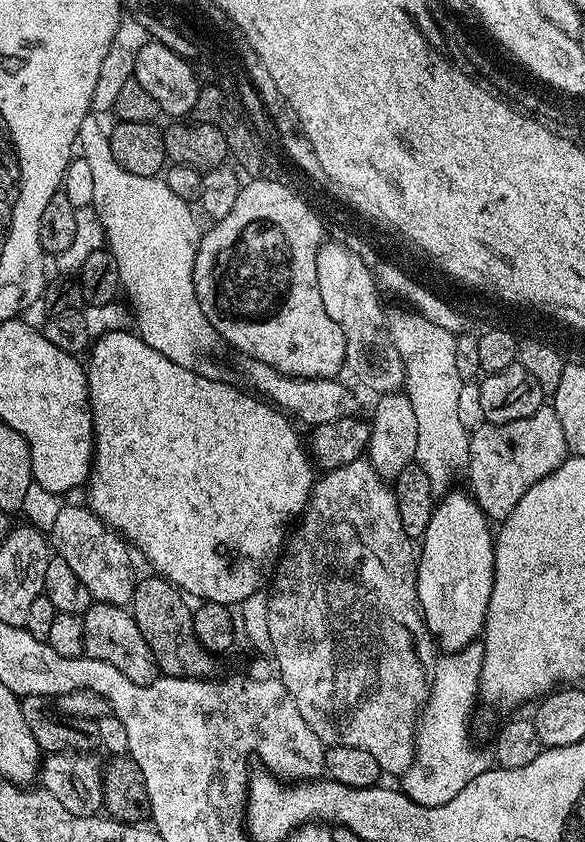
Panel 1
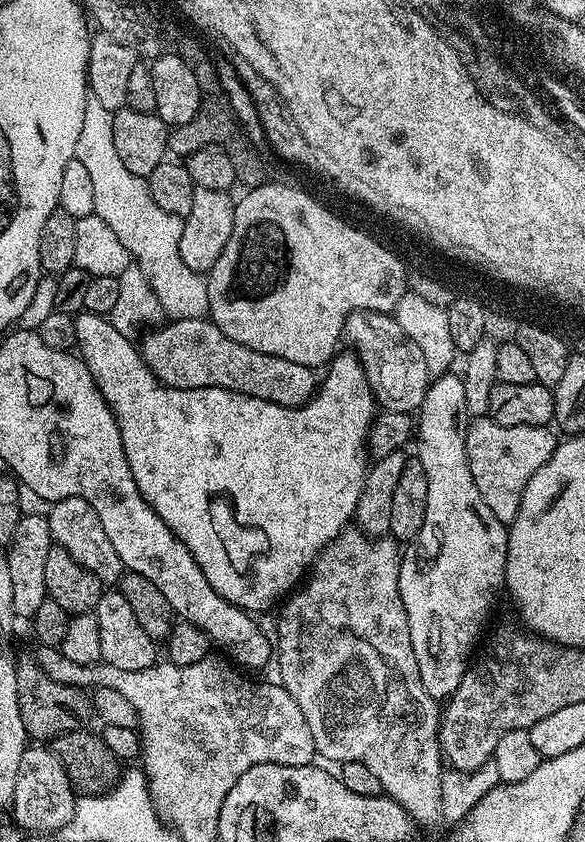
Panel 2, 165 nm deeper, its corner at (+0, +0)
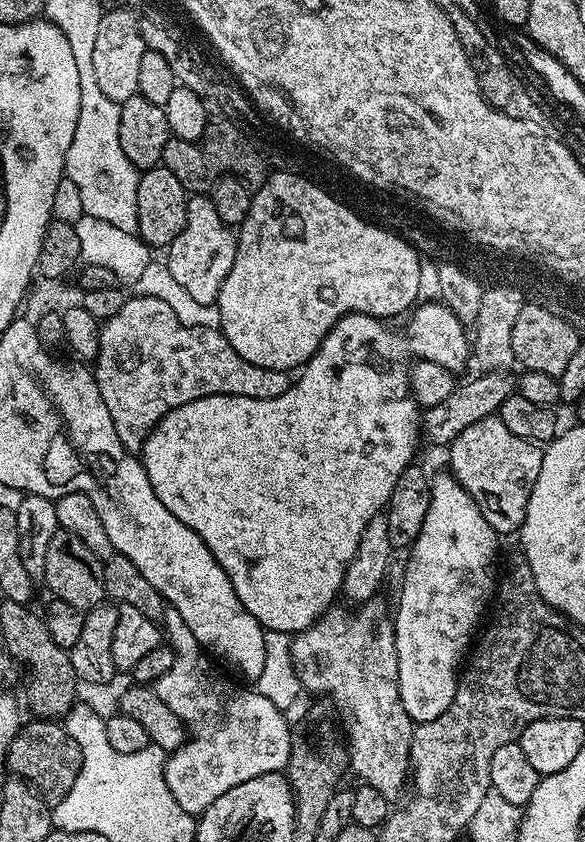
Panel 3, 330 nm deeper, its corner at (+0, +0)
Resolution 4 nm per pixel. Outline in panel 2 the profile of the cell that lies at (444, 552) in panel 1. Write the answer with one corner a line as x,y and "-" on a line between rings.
449,370
429,383
426,398
414,420
414,445
416,444
414,456
422,462
422,470
426,470
426,522
422,522
422,530
418,530
413,540
407,541
400,557
400,573
398,574
402,606
406,606
406,618
410,622
410,646
414,646
414,662
418,662
418,674
422,678
422,686
426,686
426,694
430,694
438,702
447,701
448,697
454,694
454,690
458,690
458,682
462,682
465,672
470,667
470,661
474,656
472,647
475,646
476,639
479,638
480,631
483,630
484,623
488,620
488,611
491,610
496,595
504,588
504,571
508,553
508,528
502,522
498,522
490,506
482,502
482,494
478,494
478,486
474,486
474,474
470,474
470,462
466,458
466,438
464,437
465,425
470,420
466,406
466,386
463,375
456,373
455,376
454,373
455,371

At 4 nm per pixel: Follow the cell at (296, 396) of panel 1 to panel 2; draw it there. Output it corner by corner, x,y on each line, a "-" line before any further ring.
211,319
174,320
165,325
165,328
156,326
145,331
144,344
139,345
139,350
149,370
169,388
224,388
227,392
241,392
250,398
262,398
287,408
301,408
316,395
318,376
313,369
298,362
286,362
286,358
250,350
250,346
242,346
242,342
226,338
226,334
222,334
222,330

